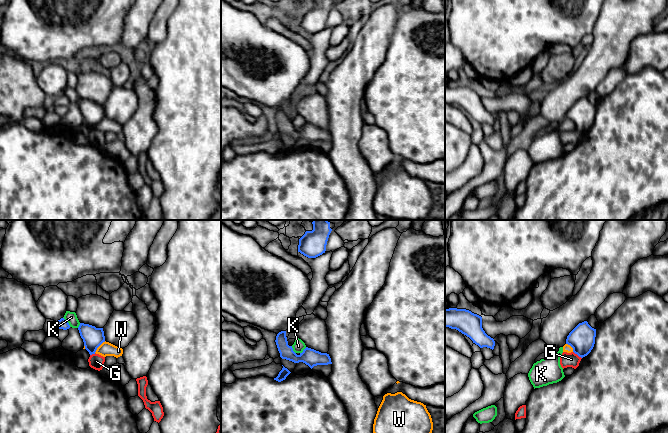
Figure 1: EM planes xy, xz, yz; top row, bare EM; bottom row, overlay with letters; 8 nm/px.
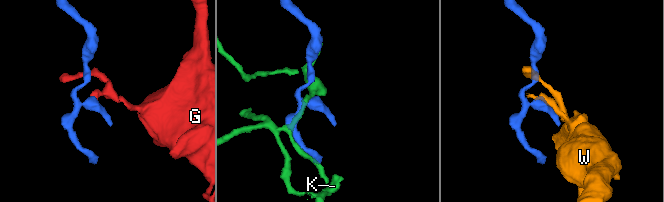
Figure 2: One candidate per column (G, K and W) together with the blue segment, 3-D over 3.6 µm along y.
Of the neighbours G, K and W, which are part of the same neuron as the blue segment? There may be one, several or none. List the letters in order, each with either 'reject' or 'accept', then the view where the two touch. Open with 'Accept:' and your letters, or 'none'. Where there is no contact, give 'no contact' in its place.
Accept: none
G: reject; contact in yz
K: reject; contact in xy
W: reject; contact in xy

